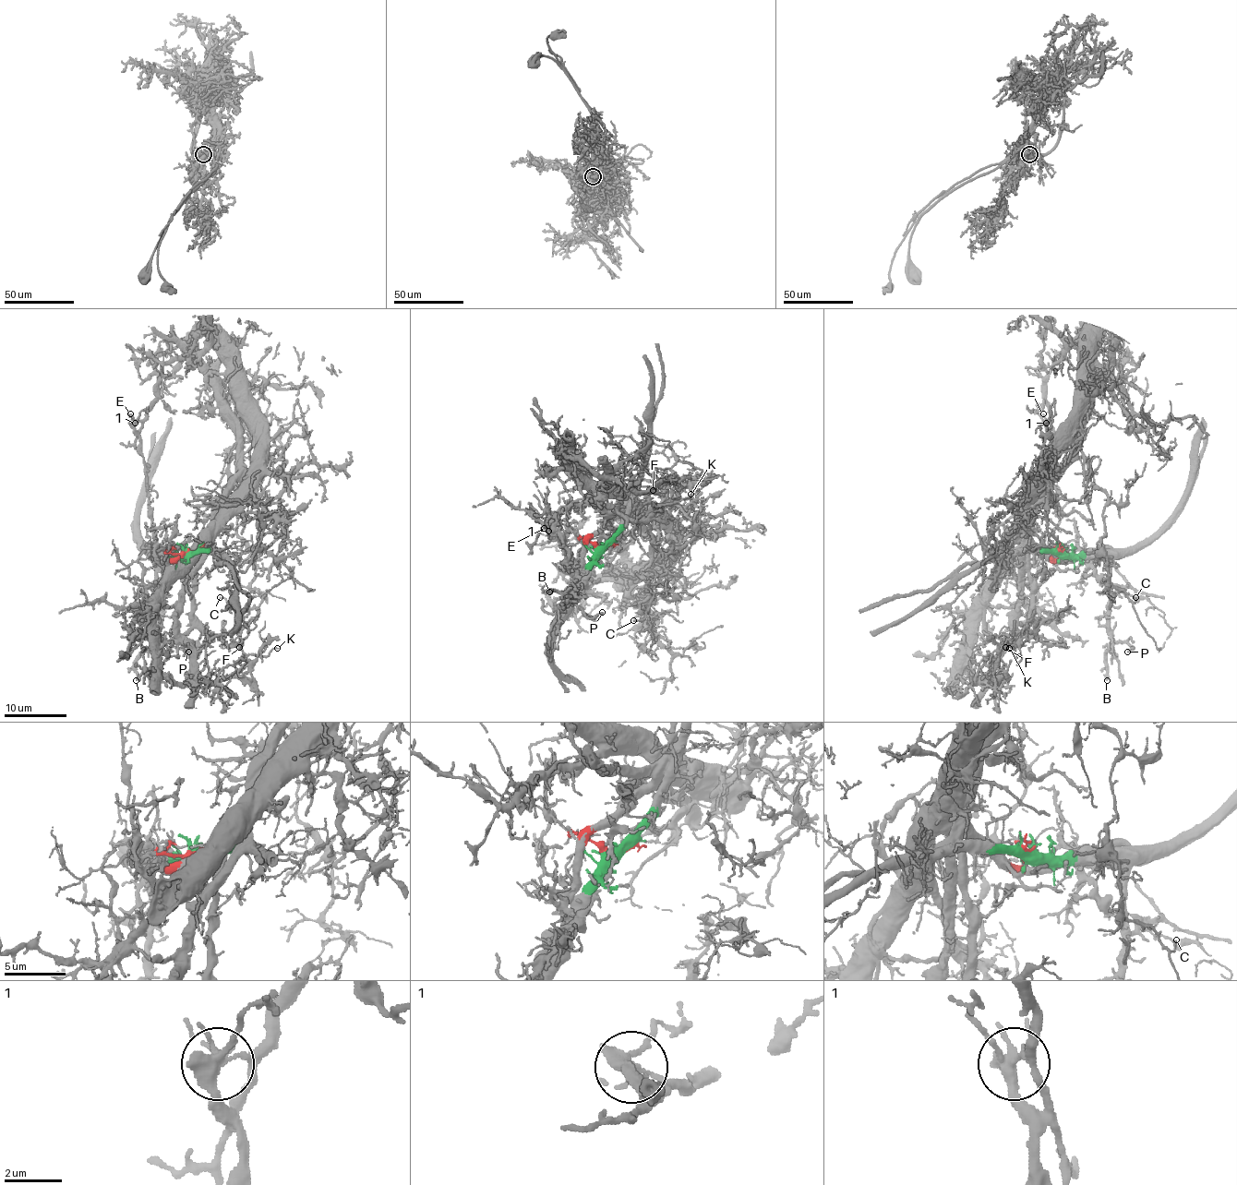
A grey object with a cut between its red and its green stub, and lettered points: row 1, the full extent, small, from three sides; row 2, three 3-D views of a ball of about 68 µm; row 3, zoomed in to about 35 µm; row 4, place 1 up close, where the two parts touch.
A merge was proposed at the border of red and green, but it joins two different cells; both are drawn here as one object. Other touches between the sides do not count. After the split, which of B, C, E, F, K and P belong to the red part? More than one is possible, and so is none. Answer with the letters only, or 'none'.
C, E, F, K

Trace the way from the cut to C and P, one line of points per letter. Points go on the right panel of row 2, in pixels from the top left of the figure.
C: (1063, 551), (1050, 556), (1031, 536), (1032, 507), (1080, 459), (1107, 496), (1109, 587), (1134, 603), (1136, 596)
P: (1062, 551), (1100, 555), (1110, 564), (1109, 635), (1114, 641), (1127, 641), (1134, 648), (1127, 651)

